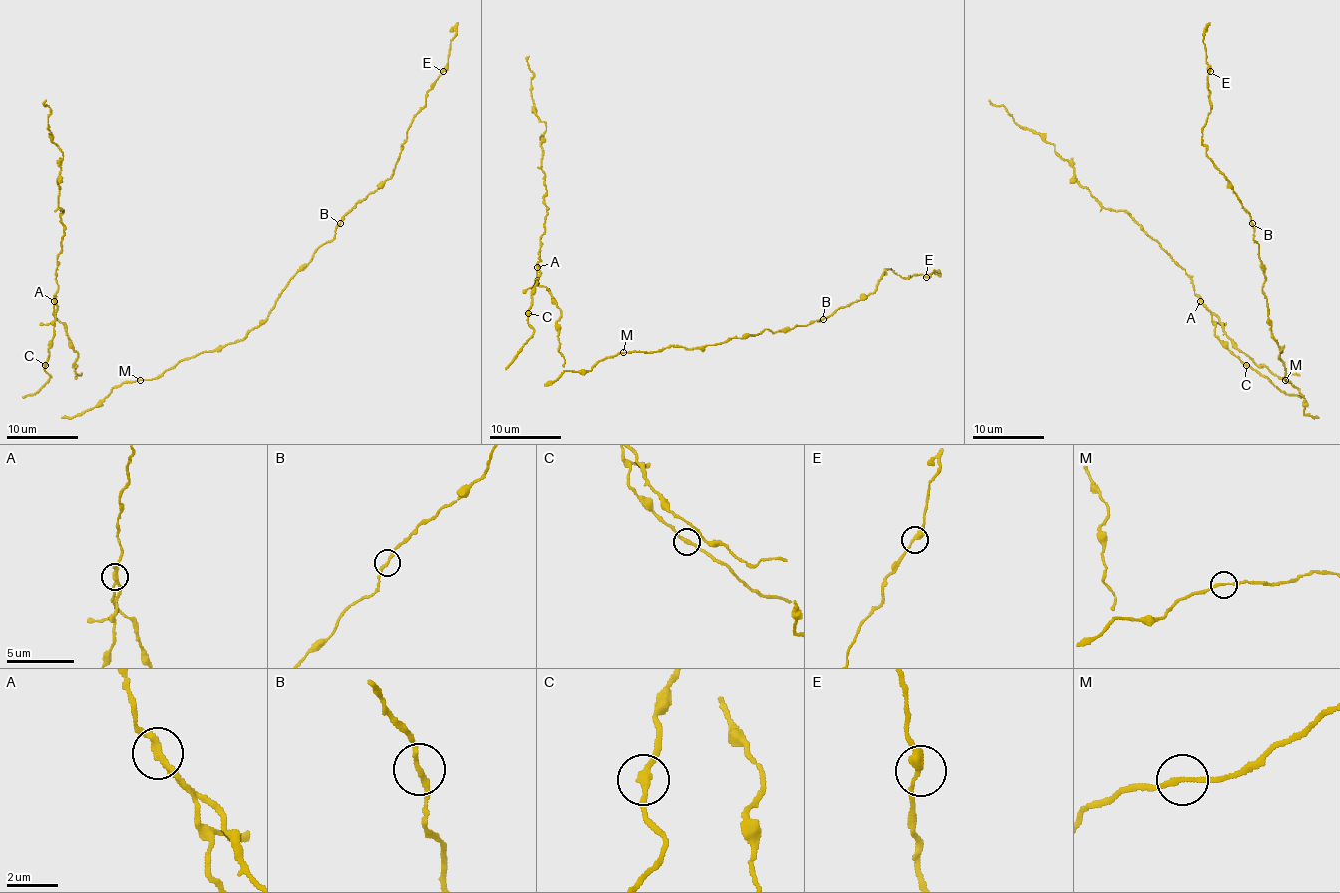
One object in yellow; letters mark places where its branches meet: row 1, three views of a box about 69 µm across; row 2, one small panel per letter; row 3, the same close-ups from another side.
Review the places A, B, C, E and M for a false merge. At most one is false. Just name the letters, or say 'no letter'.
A

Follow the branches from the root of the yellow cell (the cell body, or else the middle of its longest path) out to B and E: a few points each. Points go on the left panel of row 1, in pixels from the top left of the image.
B: (140, 380), (160, 378), (183, 360), (239, 342), (268, 316), (284, 286), (335, 235), (340, 223)
E: (140, 380), (239, 342), (268, 316), (335, 226), (392, 174), (407, 129), (443, 71)

